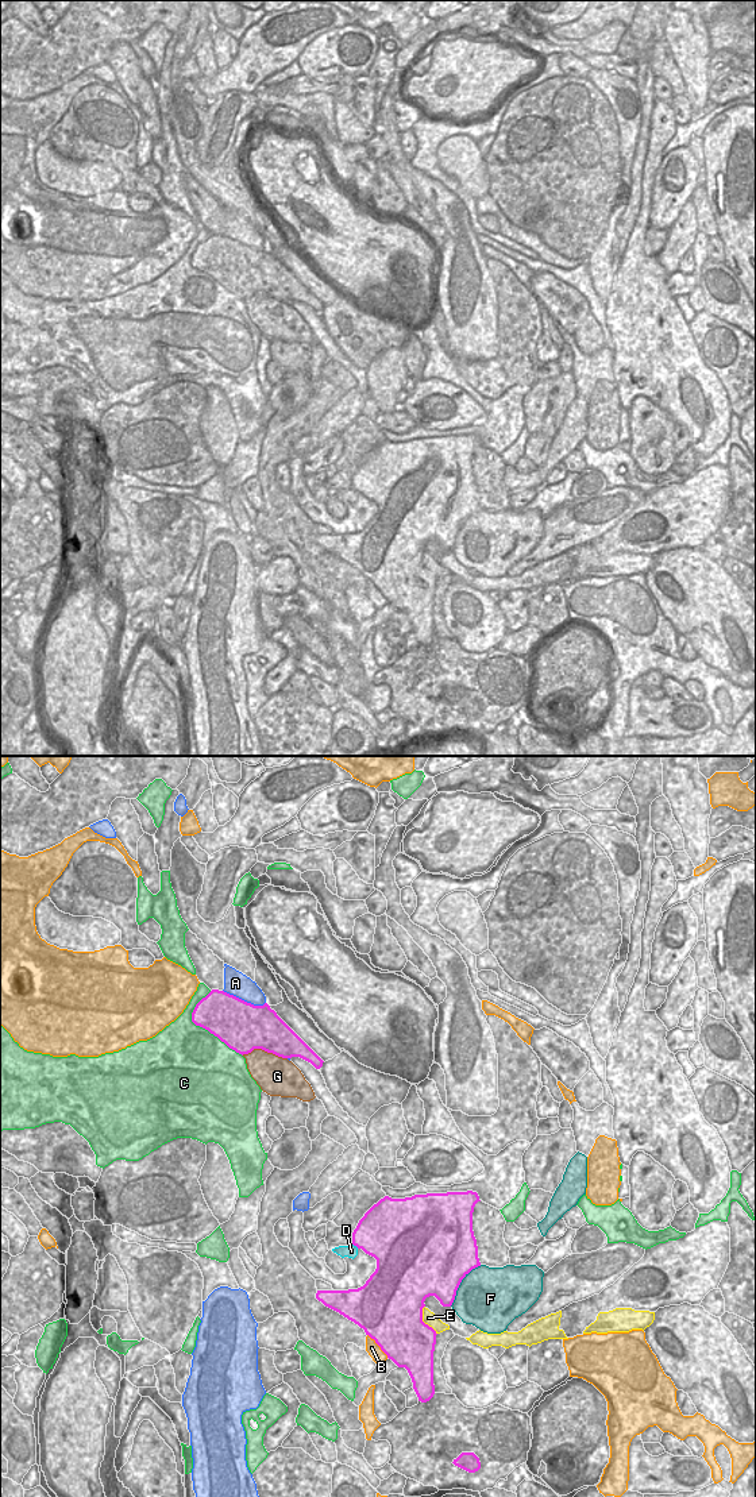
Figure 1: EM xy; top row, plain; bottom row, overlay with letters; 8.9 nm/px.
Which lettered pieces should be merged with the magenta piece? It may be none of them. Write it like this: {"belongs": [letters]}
{"belongs": []}

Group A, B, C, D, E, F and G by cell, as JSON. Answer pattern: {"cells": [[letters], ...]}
{"cells": [["A"], ["B"], ["C"], ["D", "E"], ["F"], ["G"]]}

